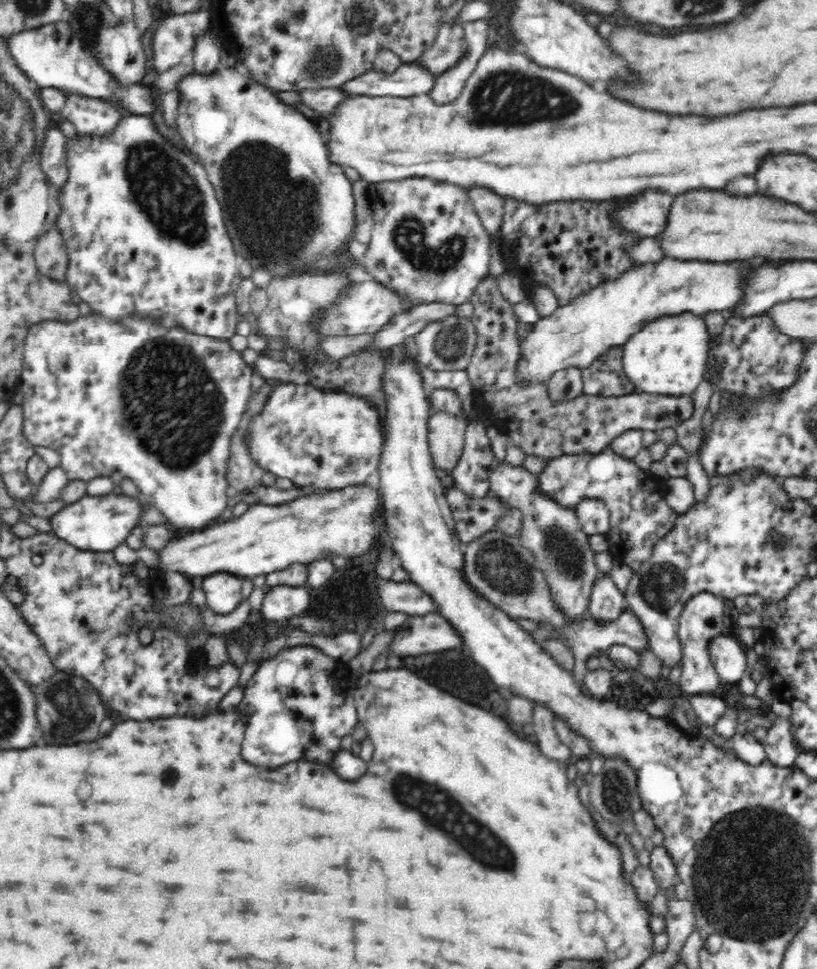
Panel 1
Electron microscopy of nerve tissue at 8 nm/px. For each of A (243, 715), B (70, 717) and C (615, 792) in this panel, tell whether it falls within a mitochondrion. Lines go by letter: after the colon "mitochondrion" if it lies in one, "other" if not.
A: other
B: mitochondrion
C: mitochondrion

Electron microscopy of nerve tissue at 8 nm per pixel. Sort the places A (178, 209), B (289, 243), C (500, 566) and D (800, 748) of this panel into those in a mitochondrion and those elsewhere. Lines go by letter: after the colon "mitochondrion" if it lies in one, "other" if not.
A: mitochondrion
B: mitochondrion
C: mitochondrion
D: other

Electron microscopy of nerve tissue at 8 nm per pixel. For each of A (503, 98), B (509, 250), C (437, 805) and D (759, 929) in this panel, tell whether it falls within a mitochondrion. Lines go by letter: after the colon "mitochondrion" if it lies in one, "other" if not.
A: mitochondrion
B: other
C: mitochondrion
D: mitochondrion

